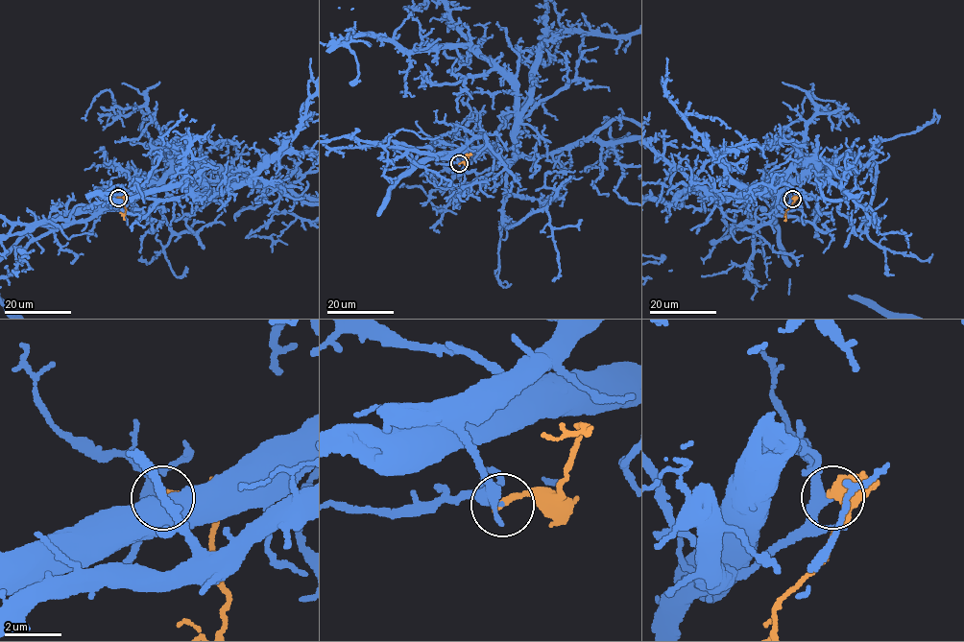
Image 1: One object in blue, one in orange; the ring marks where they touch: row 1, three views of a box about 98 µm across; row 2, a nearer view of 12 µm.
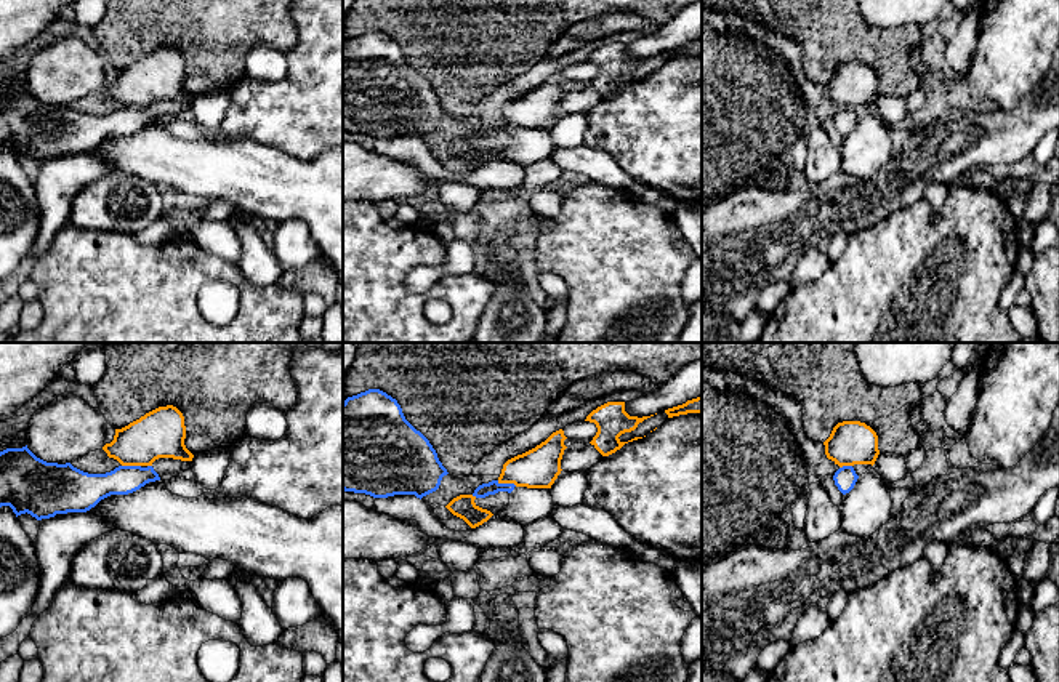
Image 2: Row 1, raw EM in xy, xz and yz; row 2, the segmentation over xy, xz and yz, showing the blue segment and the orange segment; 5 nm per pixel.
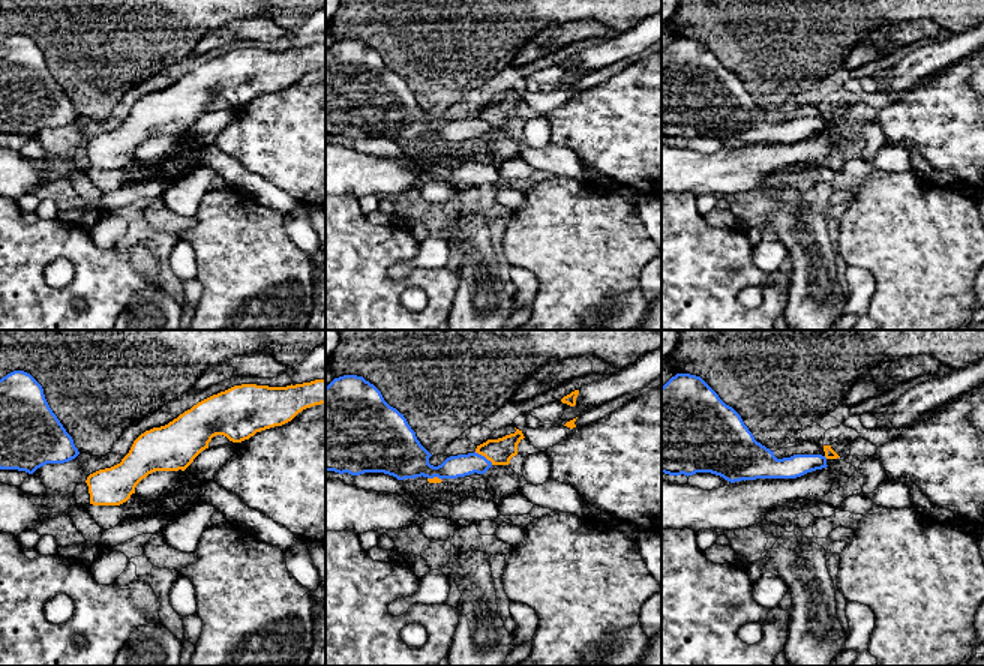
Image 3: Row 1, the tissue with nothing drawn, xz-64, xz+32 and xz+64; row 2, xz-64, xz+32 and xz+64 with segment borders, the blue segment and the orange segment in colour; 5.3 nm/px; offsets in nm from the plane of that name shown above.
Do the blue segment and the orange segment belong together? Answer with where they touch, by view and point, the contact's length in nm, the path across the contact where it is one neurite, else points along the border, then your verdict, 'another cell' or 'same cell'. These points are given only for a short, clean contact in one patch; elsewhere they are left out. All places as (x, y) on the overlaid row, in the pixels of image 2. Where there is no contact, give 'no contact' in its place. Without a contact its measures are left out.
xz (507, 484) | 110 nm | along xz (497, 481), (516, 485) | another cell

